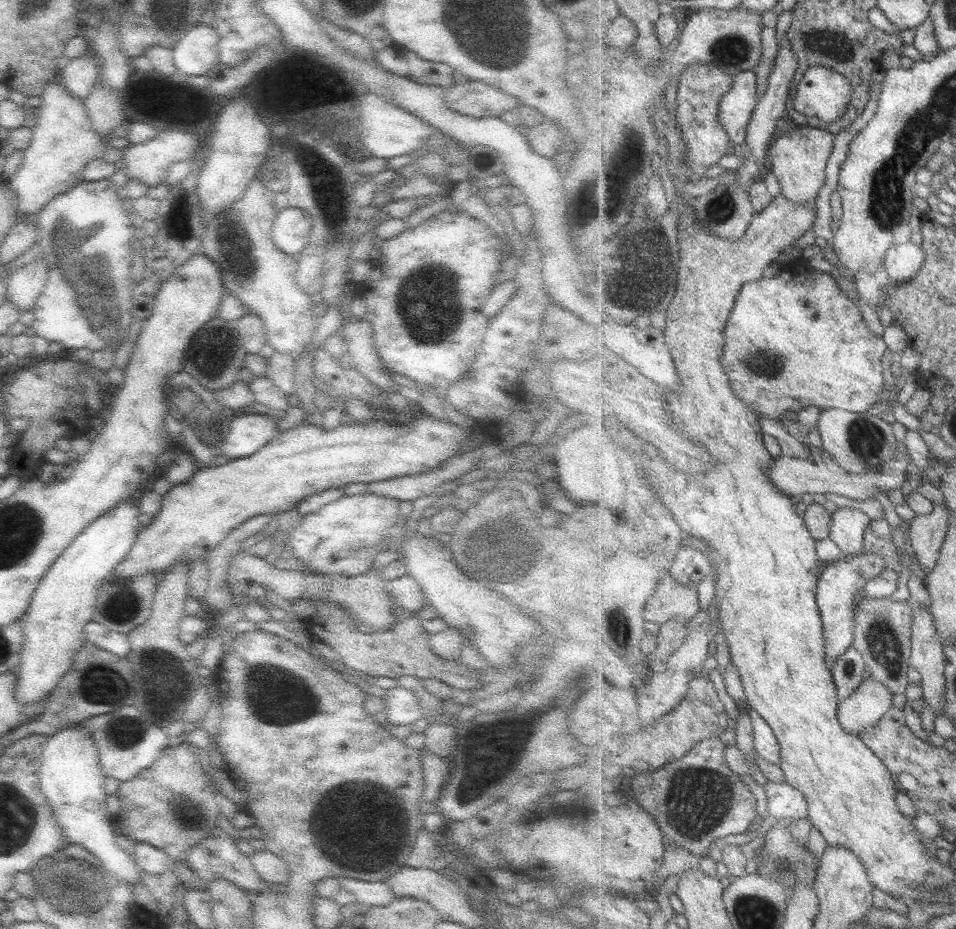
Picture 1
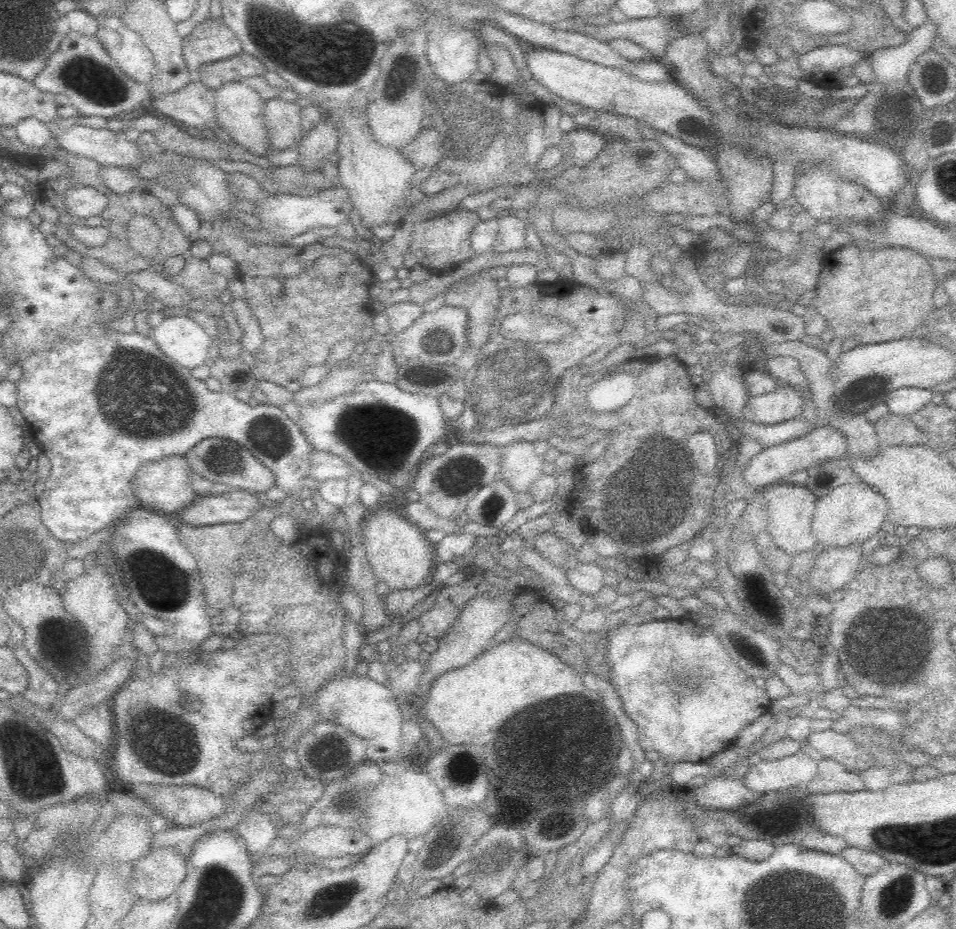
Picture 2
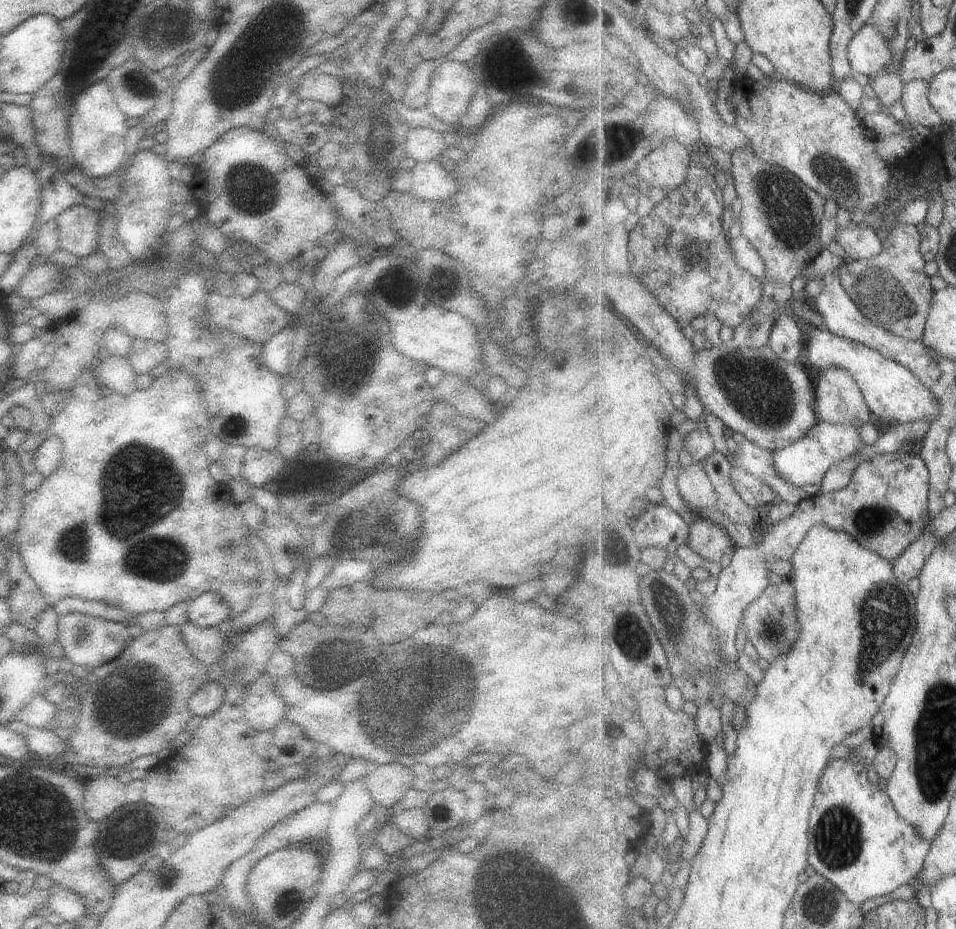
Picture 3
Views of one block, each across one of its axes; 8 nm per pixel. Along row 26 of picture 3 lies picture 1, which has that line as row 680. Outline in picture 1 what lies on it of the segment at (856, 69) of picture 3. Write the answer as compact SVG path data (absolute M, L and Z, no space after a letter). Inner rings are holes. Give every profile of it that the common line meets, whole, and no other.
M867 674L856 692L840 701L838 718L841 726L857 736L877 726L893 708L893 694L888 686Z

